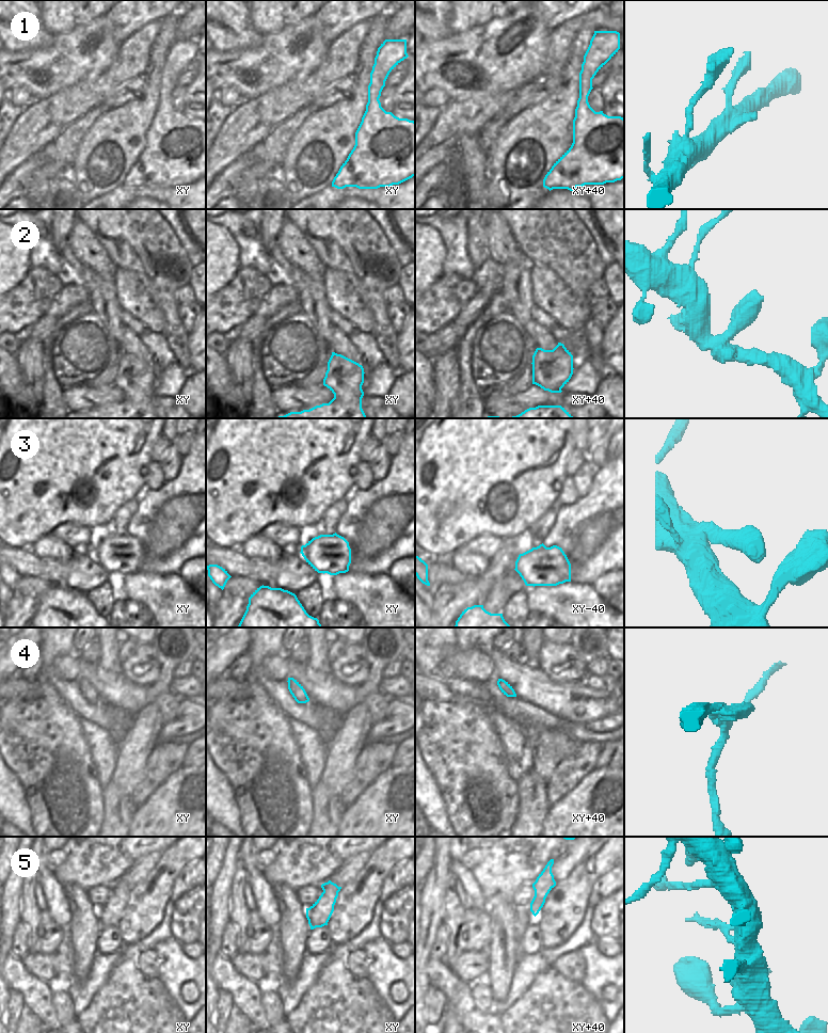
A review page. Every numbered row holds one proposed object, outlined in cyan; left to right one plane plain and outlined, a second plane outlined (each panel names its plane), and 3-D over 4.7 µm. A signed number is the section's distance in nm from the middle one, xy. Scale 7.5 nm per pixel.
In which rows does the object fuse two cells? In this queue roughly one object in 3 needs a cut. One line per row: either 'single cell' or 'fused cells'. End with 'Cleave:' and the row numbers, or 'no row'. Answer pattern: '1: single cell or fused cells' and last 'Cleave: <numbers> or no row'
1: single cell
2: single cell
3: single cell
4: single cell
5: fused cells
Cleave: 5

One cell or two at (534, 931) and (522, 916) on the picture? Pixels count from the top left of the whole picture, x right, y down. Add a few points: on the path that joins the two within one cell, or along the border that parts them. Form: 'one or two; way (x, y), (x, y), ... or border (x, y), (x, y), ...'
two; border (532, 921), (526, 928), (519, 948)

